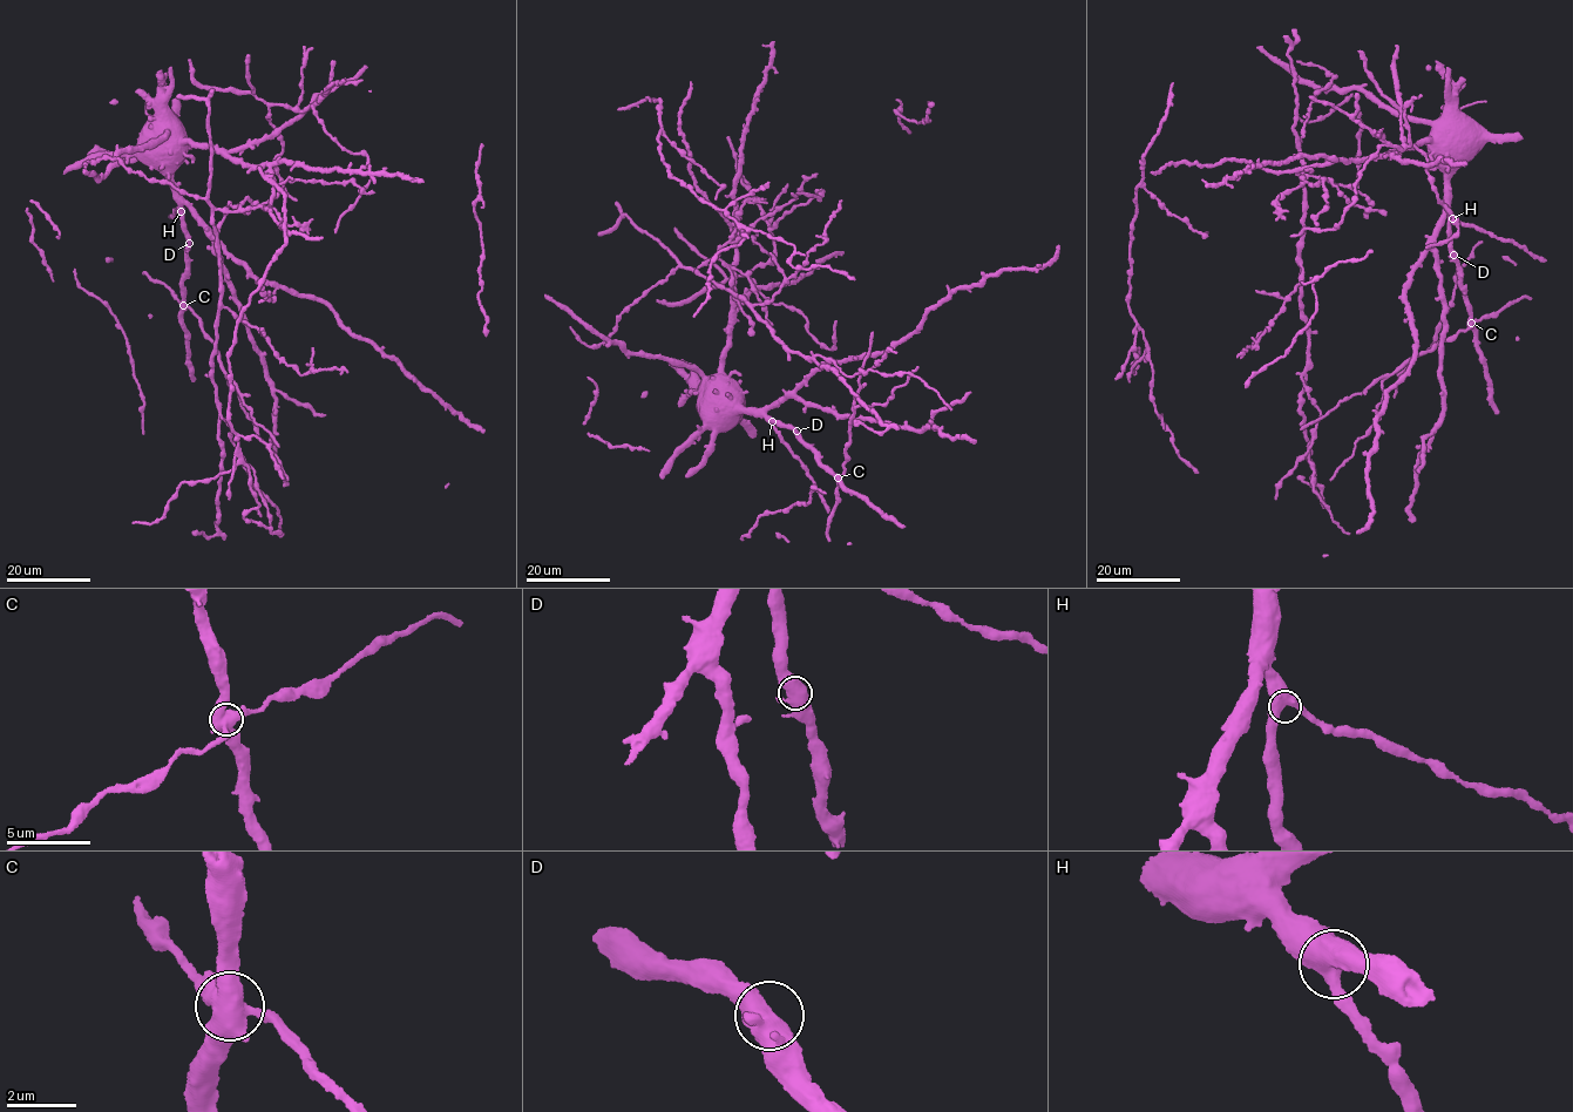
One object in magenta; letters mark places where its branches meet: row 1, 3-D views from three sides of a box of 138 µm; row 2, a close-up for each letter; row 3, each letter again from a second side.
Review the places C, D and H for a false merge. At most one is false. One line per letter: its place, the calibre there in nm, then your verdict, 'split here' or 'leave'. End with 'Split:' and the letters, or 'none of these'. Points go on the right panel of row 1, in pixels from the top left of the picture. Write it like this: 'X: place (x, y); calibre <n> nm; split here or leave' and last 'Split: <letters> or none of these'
C: place (1471, 323); calibre 600 nm; leave
D: place (1453, 255); calibre 550 nm; leave
H: place (1452, 218); calibre 500 nm; leave
Split: none of these

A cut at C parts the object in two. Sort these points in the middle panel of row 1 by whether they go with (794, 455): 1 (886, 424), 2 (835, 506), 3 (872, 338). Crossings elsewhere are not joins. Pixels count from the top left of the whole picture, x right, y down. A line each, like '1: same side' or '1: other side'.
1: same side
2: other side
3: other side

